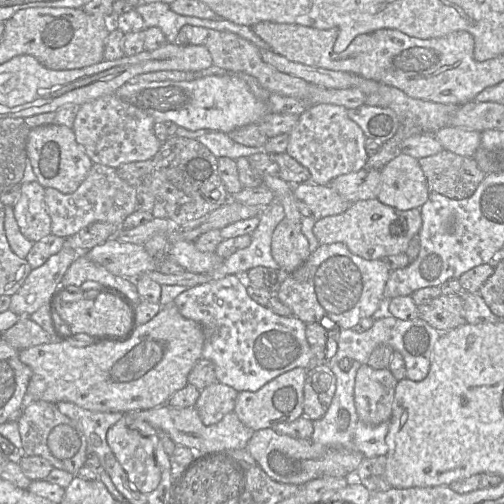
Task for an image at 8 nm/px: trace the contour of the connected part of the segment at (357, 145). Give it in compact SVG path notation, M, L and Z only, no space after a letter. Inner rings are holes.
M334 104L310 106L300 115L296 126L289 133L287 153L306 167L311 181L318 185L329 185L336 177L357 172L367 165L366 136L362 129L348 116L348 110Z

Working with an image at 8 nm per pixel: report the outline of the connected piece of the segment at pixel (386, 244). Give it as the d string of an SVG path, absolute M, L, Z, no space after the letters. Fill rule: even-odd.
M375 198L354 202L341 214L316 220L313 226L313 234L320 244L343 243L353 254L366 260L377 260L405 253L410 240L419 234L421 227L422 217L420 208L399 210L385 205Z

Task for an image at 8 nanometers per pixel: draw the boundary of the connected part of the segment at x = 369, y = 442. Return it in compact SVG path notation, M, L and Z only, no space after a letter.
M359 420L354 430L354 448L367 458L387 455L386 436L389 429L390 420L376 426L365 424Z

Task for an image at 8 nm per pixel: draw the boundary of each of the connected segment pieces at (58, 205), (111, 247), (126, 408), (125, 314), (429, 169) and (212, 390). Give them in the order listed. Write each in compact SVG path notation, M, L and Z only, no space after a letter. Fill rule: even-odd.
M101 164L92 165L87 177L71 194L54 188L45 188L45 203L51 218L51 234L68 238L94 222L106 222L121 226L136 211L137 190L121 179L117 169Z
M114 237L83 253L89 260L103 266L113 275L128 279L135 279L147 272L154 271L158 264L147 253L144 245L121 242Z
M164 305L149 322L138 325L133 336L124 342L81 341L78 345L58 339L19 351L20 361L32 370L27 388L27 401L57 404L71 402L93 412L128 413L149 410L167 404L170 397L188 384L188 375L202 359L204 333L200 324L183 317L176 305Z
M99 291L94 298L79 299L70 303L59 303L57 313L64 326L76 336L91 340L125 337L132 328L129 309L118 297Z
M442 150L440 153L418 159L430 192L451 199L464 199L473 195L487 175L473 157Z
M215 382L200 391L195 407L202 423L210 426L218 423L235 409L238 391L220 382Z

